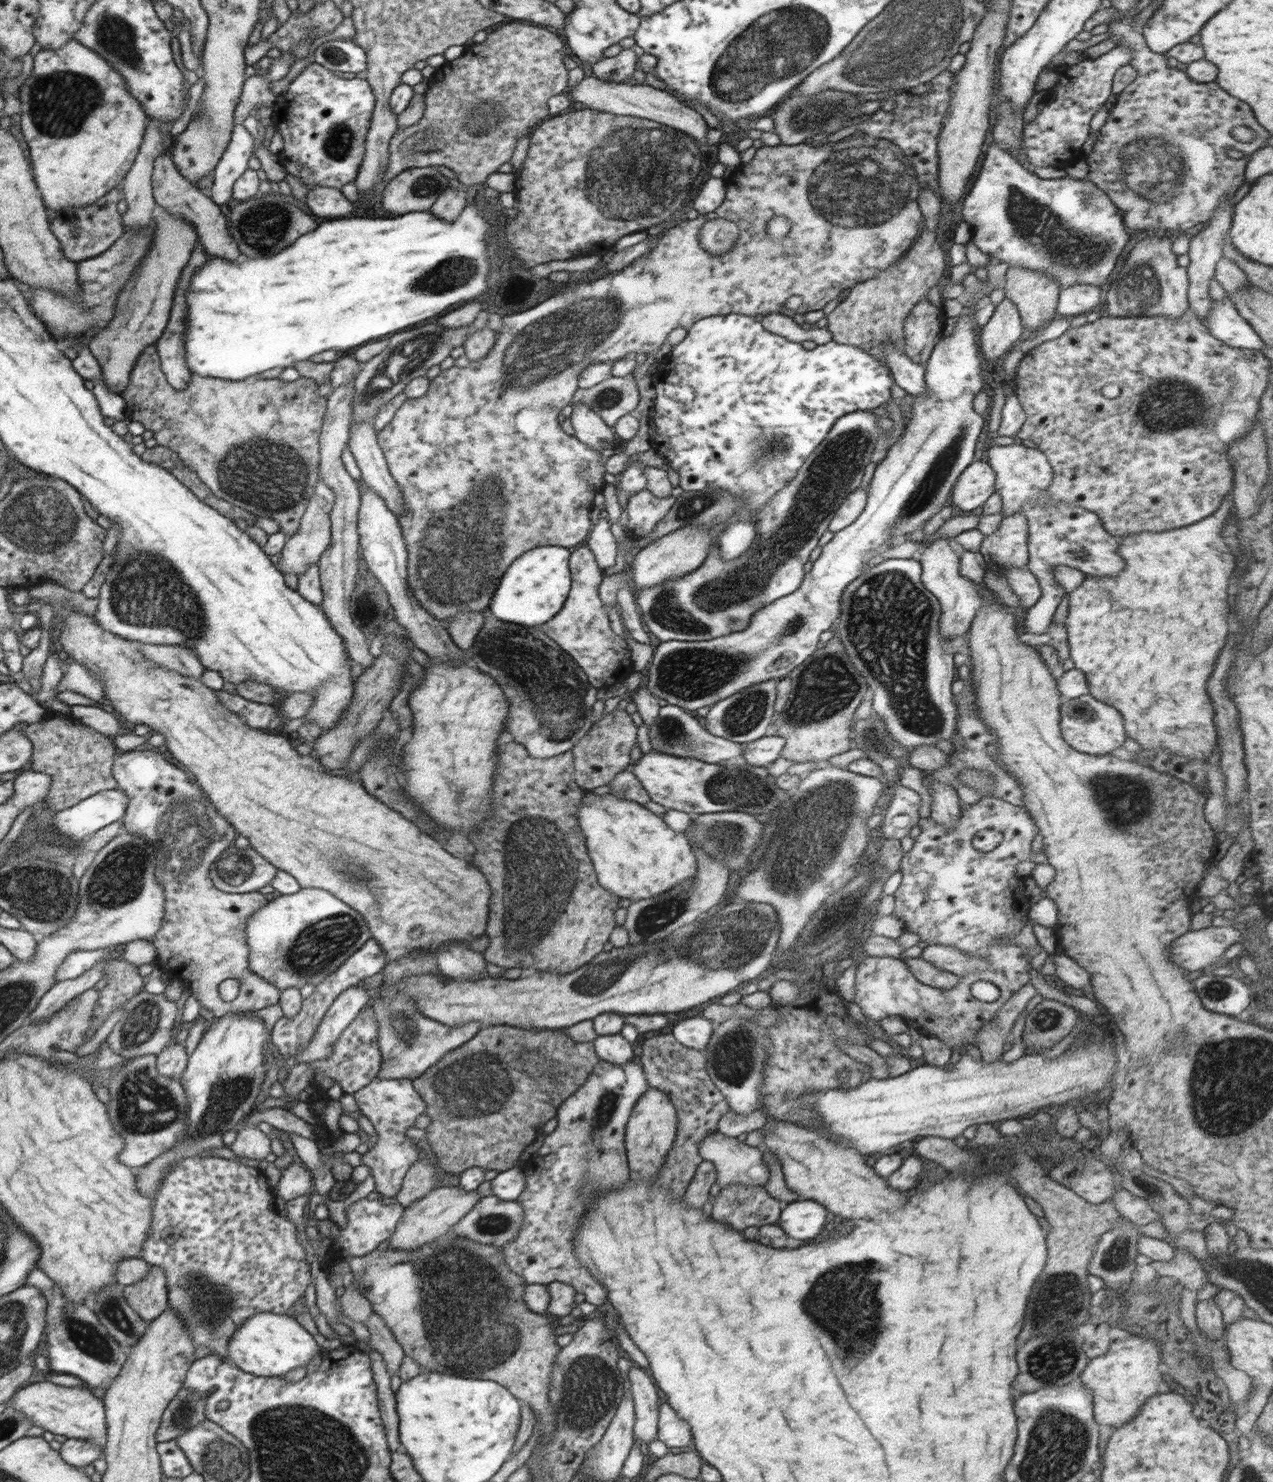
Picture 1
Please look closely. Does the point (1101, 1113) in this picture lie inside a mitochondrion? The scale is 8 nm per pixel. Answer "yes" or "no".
no

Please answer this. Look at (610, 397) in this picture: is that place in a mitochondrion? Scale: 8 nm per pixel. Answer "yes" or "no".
yes

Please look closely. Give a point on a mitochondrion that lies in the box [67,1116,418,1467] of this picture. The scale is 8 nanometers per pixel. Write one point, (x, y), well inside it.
(207, 1306)

